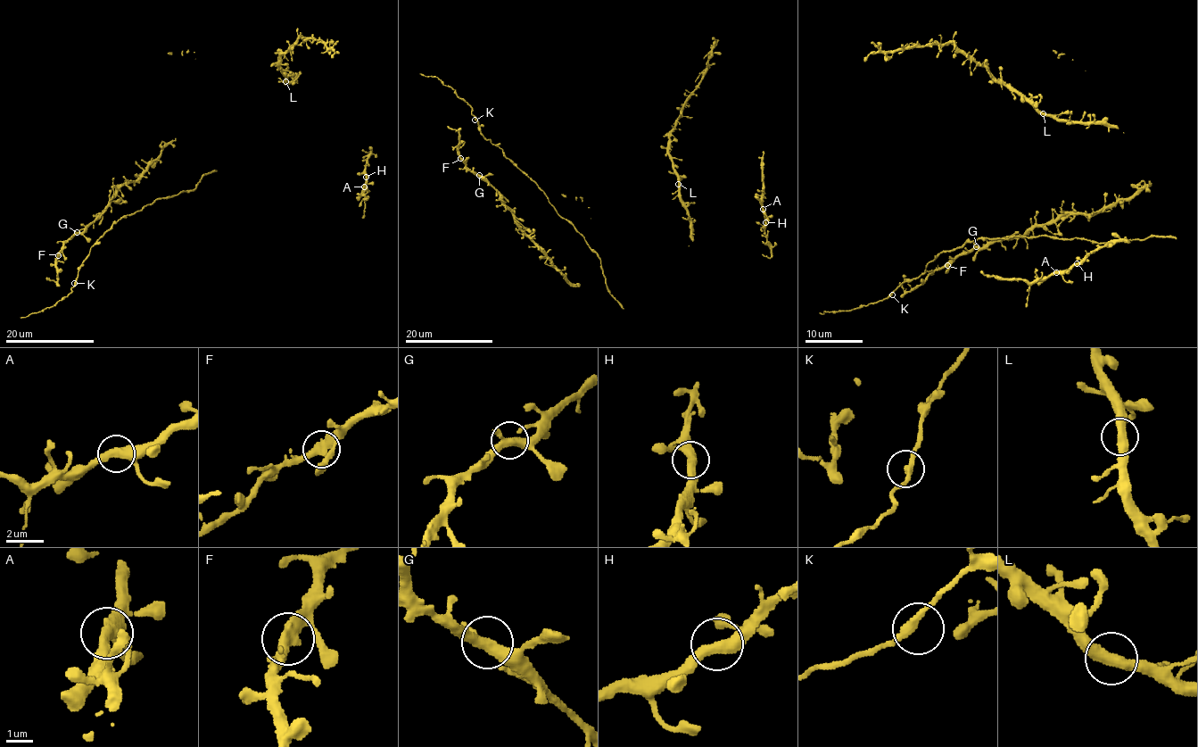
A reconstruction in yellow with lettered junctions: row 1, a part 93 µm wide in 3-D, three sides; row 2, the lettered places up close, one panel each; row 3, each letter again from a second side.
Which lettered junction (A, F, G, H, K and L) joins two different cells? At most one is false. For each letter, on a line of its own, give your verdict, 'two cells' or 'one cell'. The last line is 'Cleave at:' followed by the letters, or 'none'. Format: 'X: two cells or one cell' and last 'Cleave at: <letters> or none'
A: one cell
F: one cell
G: one cell
H: one cell
K: one cell
L: one cell
Cleave at: none

